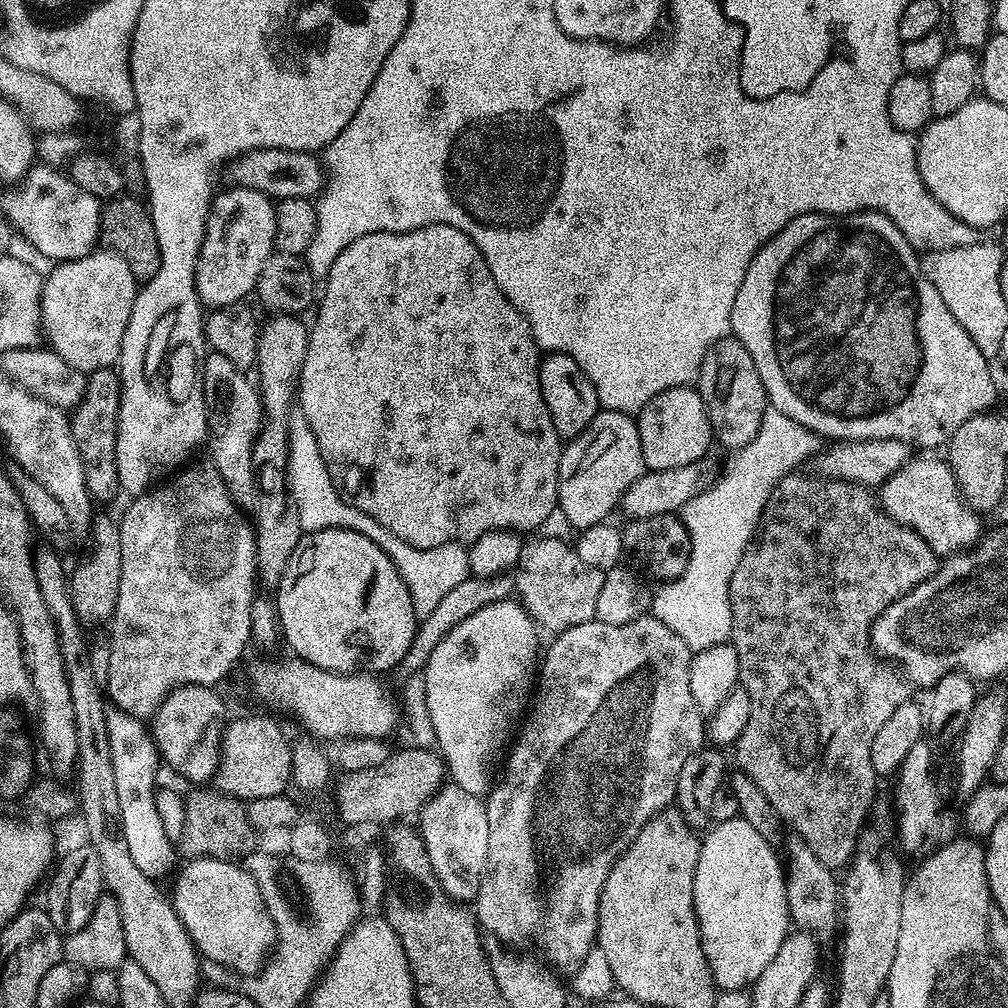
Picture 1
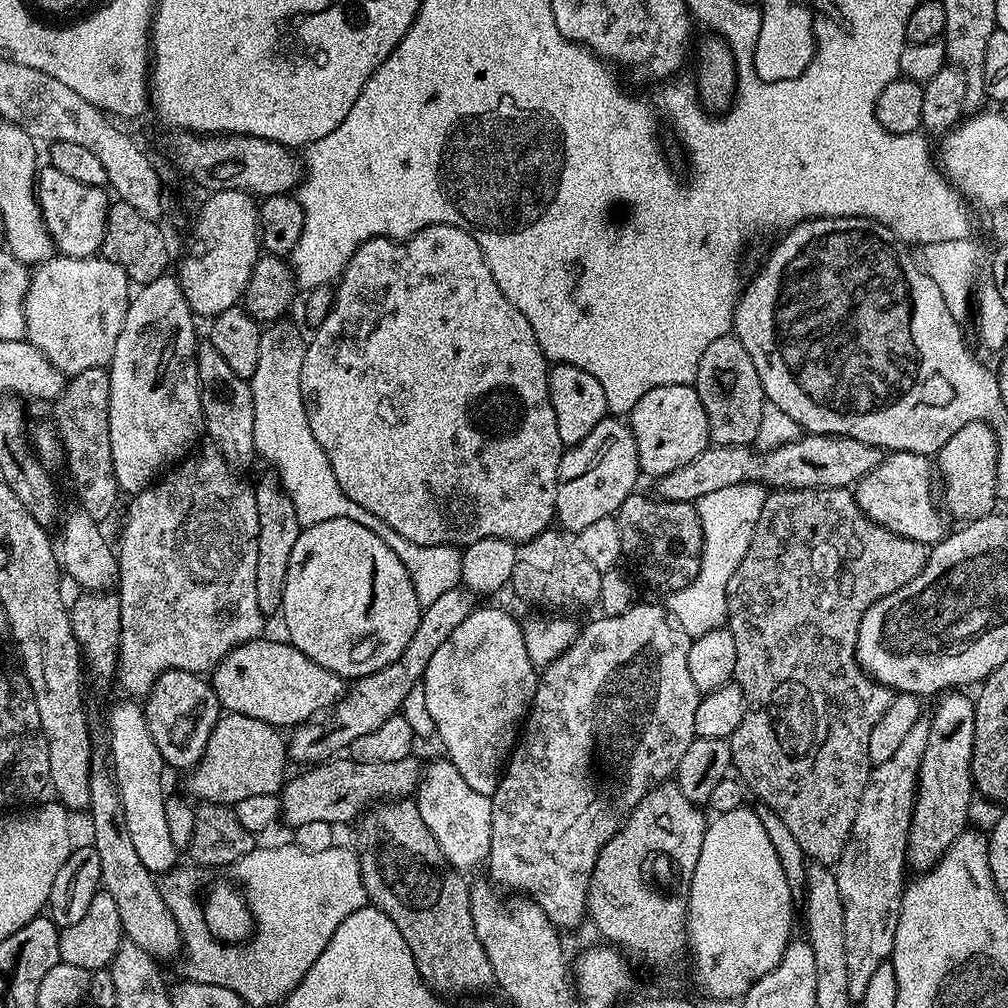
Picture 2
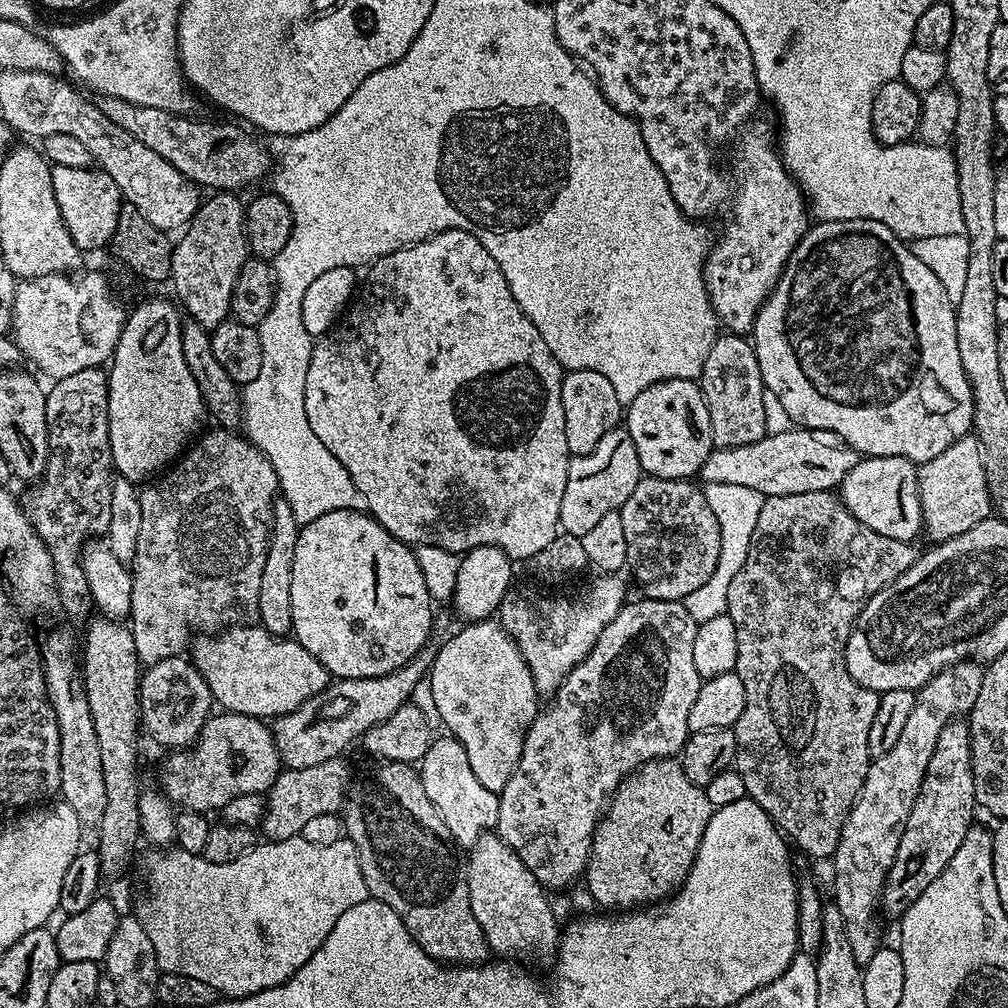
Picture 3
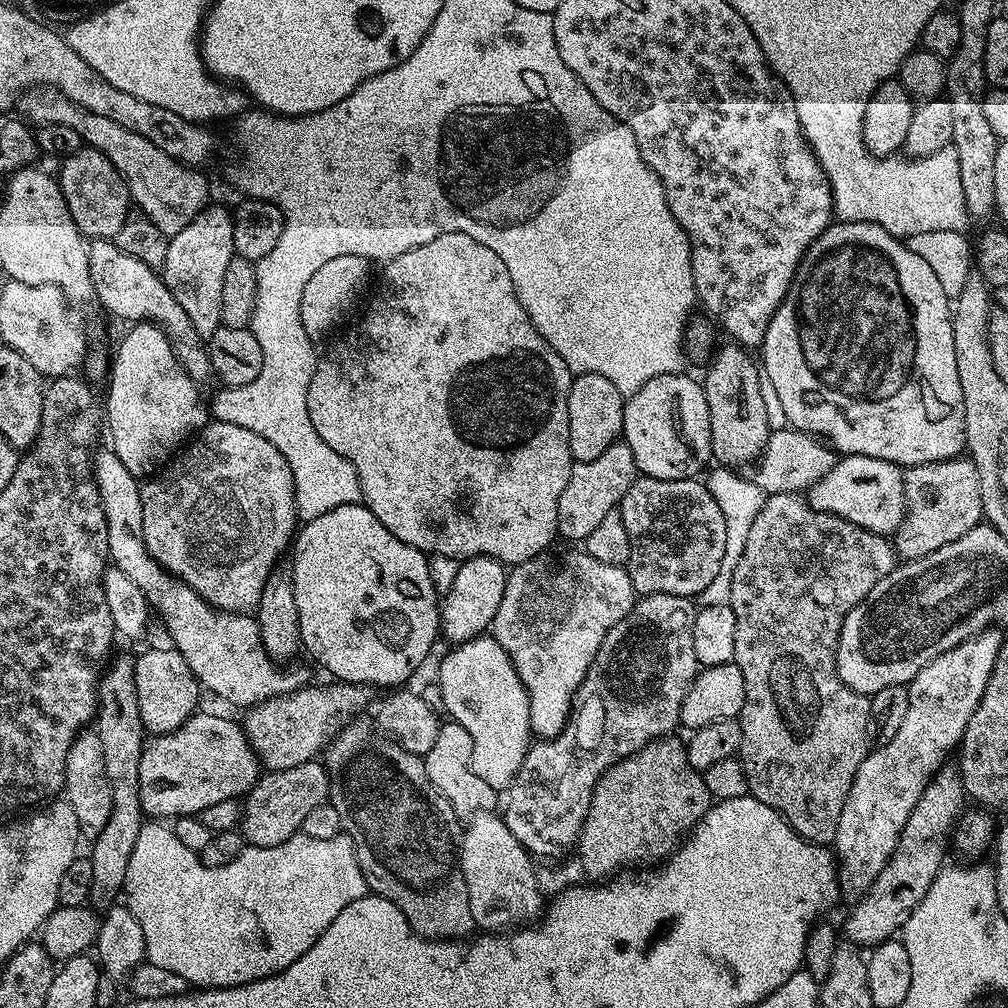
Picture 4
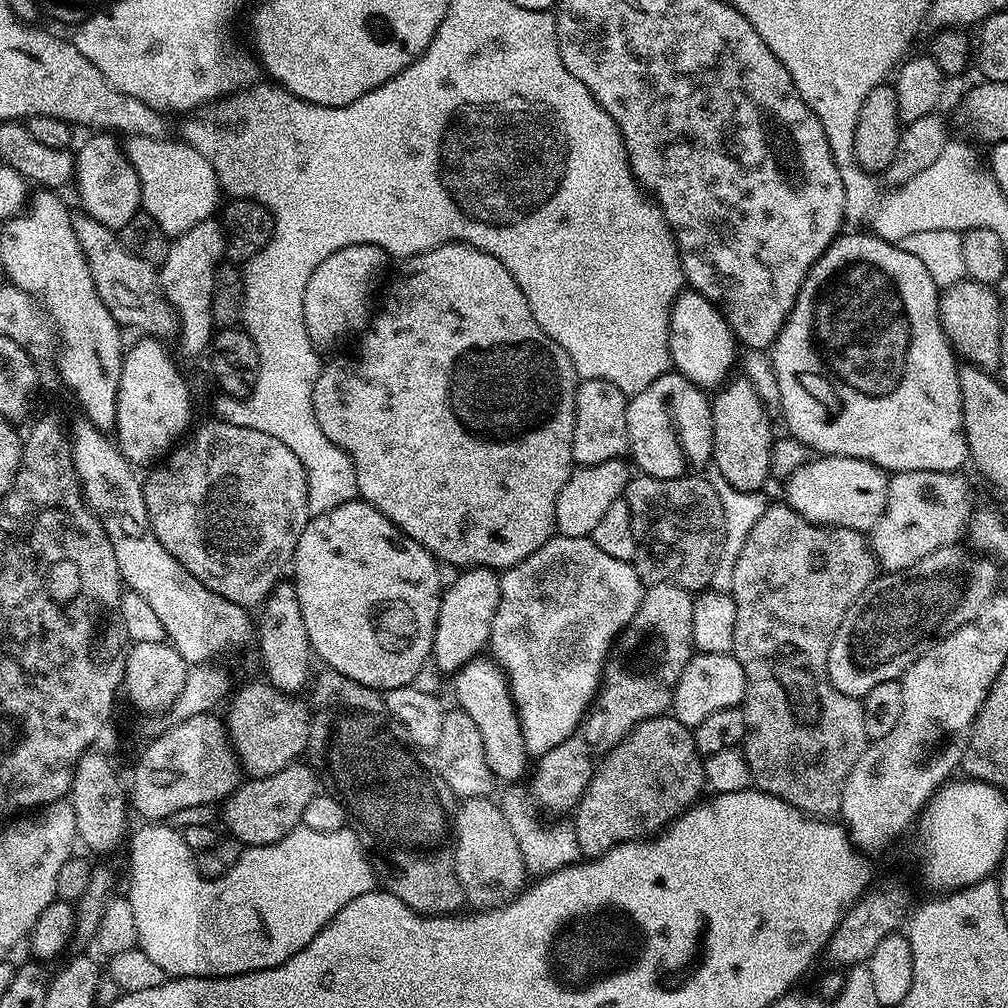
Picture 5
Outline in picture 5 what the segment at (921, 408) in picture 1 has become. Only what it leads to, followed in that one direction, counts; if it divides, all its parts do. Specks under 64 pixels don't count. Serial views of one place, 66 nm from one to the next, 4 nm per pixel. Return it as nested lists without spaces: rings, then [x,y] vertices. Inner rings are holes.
[[[867,230],[848,232],[836,240],[814,262],[814,266],[800,287],[798,298],[770,349],[772,369],[778,382],[780,408],[784,412],[787,435],[816,454],[829,456],[853,456],[859,460],[869,460],[874,466],[891,474],[910,470],[934,470],[935,472],[960,472],[963,464],[969,463],[968,443],[964,437],[964,415],[962,414],[962,394],[960,393],[960,368],[958,357],[948,342],[948,335],[942,330],[940,321],[941,289],[936,286],[922,261],[907,253],[899,244],[891,244],[880,236],[873,236]]]

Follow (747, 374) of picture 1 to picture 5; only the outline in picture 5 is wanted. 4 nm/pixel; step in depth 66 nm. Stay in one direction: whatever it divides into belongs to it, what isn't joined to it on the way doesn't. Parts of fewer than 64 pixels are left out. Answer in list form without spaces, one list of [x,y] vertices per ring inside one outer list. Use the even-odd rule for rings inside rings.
[[[740,374],[715,389],[712,405],[712,459],[715,471],[743,492],[759,492],[772,476],[772,445],[774,435],[768,425],[769,413],[756,387]]]

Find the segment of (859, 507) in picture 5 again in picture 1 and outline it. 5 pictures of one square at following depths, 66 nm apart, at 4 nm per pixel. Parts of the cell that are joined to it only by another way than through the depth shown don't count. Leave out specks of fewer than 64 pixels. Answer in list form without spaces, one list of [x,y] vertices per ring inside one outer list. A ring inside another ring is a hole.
[[[932,454],[916,455],[909,458],[886,483],[879,485],[878,503],[890,519],[922,537],[937,557],[955,556],[981,539],[981,513],[964,499],[947,459],[935,460]]]

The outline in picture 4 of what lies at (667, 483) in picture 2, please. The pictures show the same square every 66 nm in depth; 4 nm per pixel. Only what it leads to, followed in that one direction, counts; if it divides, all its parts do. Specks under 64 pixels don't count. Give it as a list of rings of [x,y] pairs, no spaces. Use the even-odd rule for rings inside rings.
[[[791,426],[777,428],[769,431],[766,446],[762,450],[760,459],[751,469],[750,478],[765,494],[773,492],[800,494],[811,488],[814,482],[818,482],[818,478],[830,474],[837,459],[837,453],[821,437],[800,432]]]

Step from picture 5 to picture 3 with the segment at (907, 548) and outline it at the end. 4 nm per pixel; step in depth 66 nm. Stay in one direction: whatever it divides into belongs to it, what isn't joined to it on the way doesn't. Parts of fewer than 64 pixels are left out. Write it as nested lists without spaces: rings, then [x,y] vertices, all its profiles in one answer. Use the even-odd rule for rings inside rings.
[[[969,434],[960,440],[955,440],[938,458],[930,458],[925,464],[919,465],[916,469],[918,478],[918,498],[922,506],[922,518],[926,525],[926,536],[932,542],[958,538],[958,534],[966,534],[970,526],[978,526],[978,522],[989,519],[993,515],[994,505],[992,496],[988,492],[986,482],[986,466],[984,465],[984,449],[980,447],[980,441],[975,435]]]

